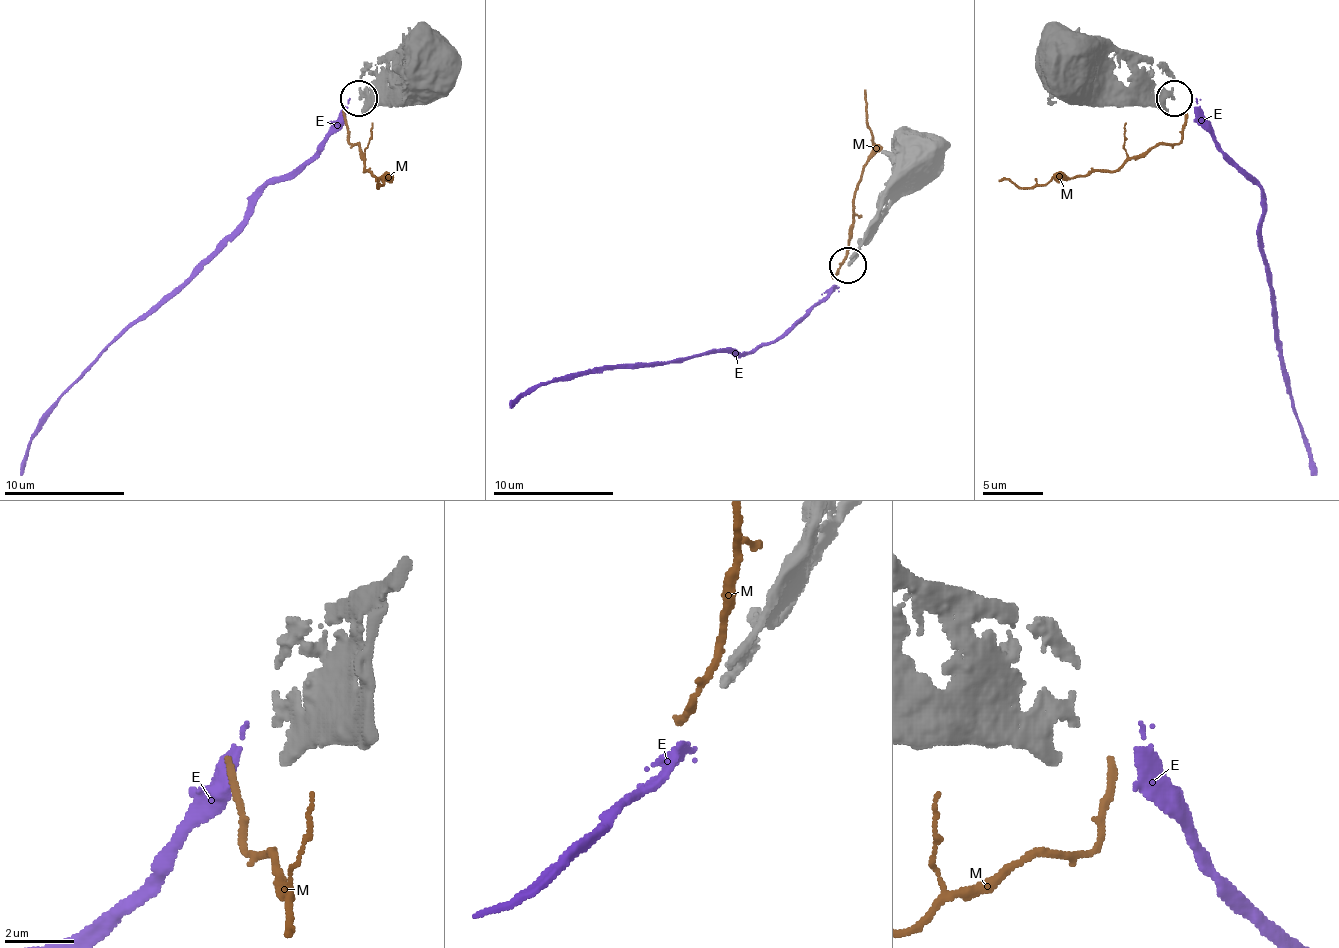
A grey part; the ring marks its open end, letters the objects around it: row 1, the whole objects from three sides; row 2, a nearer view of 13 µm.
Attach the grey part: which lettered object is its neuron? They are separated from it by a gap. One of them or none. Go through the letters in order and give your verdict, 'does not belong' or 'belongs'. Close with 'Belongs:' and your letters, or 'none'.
E: belongs
M: does not belong
Belongs: E

